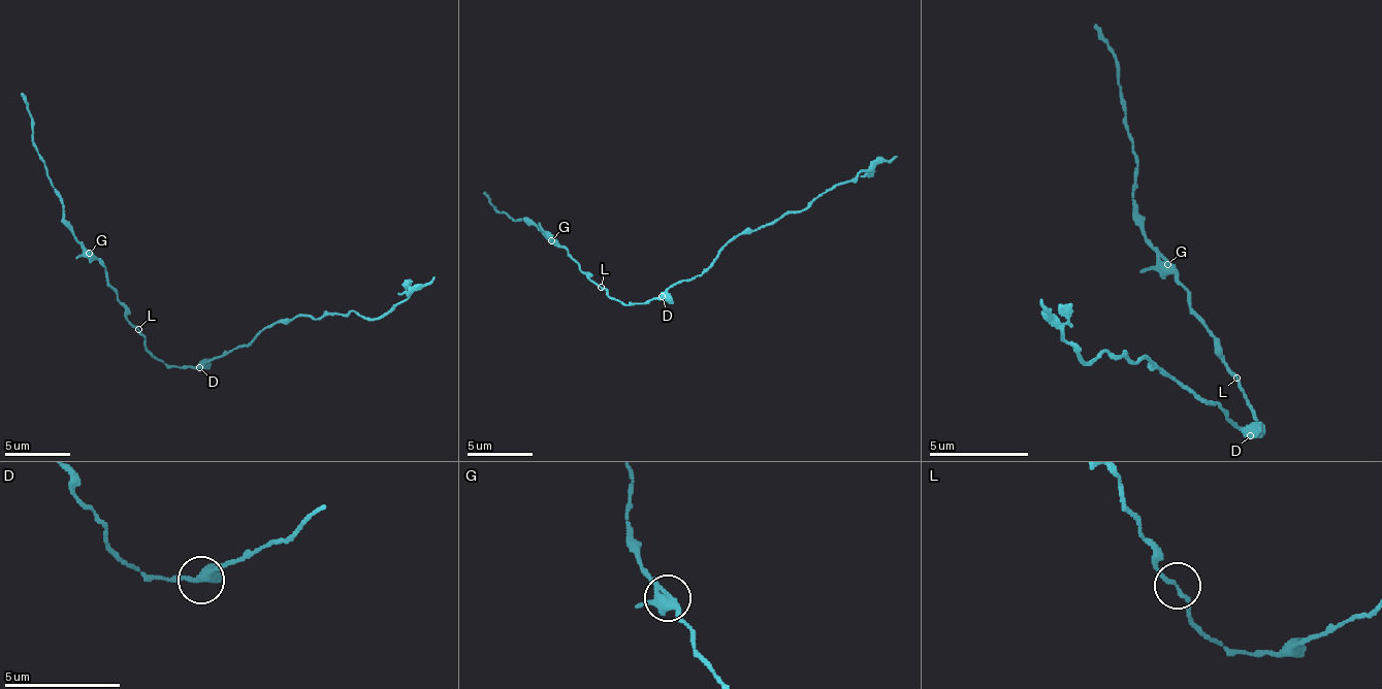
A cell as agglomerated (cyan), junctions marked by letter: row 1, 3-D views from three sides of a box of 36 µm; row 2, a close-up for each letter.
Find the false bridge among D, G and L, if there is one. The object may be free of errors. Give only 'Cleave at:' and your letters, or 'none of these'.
Cleave at: none of these

